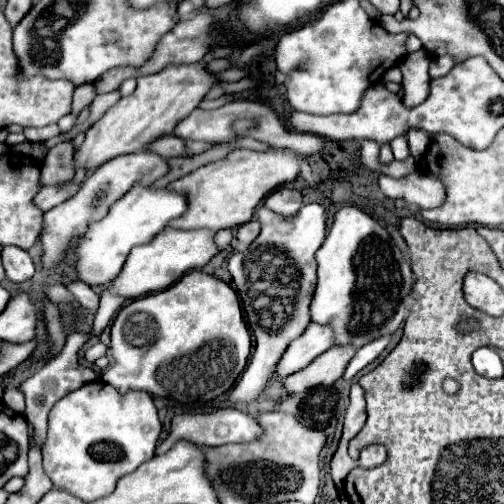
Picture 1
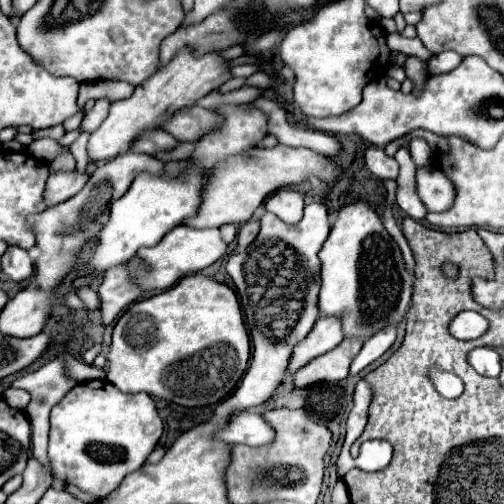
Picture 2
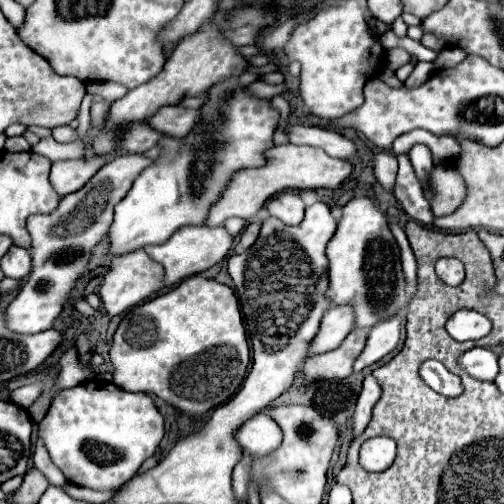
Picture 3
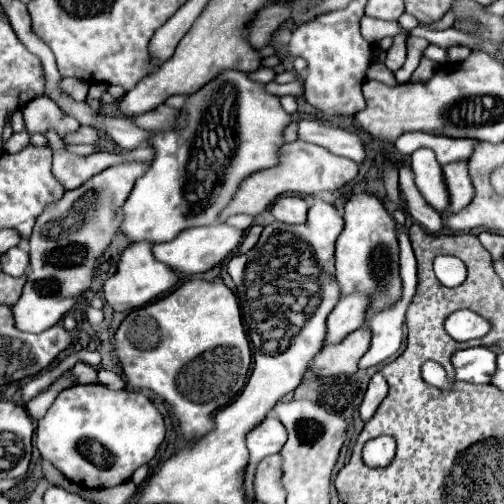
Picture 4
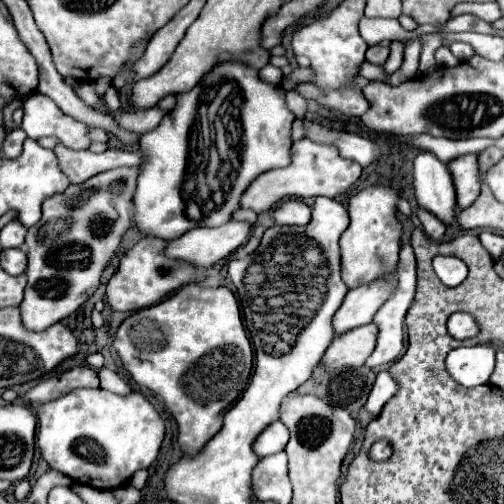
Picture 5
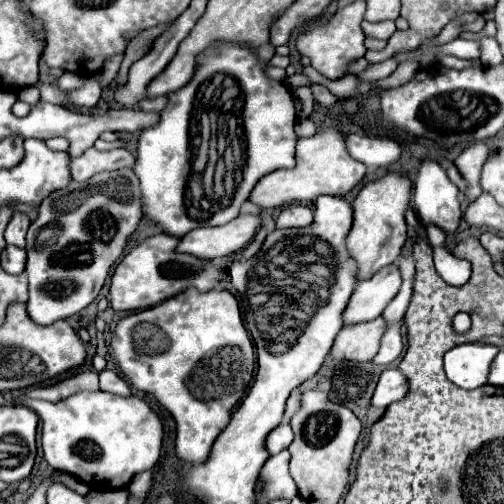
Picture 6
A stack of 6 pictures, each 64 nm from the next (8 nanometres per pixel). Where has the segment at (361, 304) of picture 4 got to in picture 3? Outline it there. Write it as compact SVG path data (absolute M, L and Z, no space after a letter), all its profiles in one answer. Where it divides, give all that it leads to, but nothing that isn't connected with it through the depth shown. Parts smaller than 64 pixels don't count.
M328 308L324 314L318 334L312 338L308 346L308 356L324 354L328 350L334 350L352 330L352 308Z

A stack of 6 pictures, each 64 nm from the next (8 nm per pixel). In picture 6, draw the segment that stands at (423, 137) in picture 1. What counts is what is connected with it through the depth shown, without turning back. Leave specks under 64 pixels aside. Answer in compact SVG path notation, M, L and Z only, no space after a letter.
M424 158L420 162L414 182L414 208L424 226L436 224L444 232L454 232L462 218L458 194L460 190L436 160Z

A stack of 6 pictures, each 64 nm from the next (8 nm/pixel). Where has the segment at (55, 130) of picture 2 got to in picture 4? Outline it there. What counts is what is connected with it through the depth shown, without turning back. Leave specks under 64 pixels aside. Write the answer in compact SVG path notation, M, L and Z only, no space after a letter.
M80 126L78 132L70 132L66 136L62 136L64 144L96 144L98 140L98 132L90 126Z

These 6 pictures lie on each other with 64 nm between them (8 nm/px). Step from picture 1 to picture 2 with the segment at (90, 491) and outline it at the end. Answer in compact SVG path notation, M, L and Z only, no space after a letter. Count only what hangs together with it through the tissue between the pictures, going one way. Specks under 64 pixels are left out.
M90 380L74 386L50 412L48 464L58 482L104 498L122 478L138 470L162 436L164 424L154 400L140 394L122 394L108 380Z

